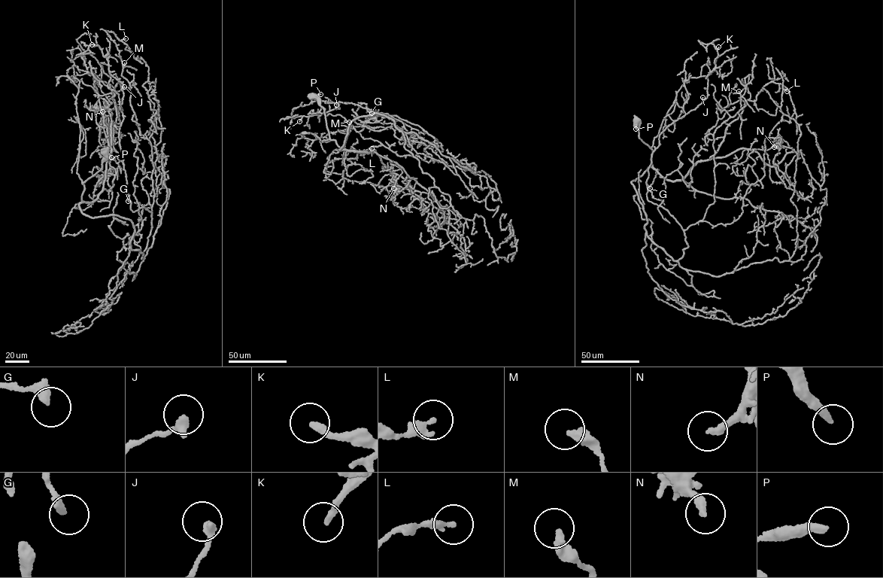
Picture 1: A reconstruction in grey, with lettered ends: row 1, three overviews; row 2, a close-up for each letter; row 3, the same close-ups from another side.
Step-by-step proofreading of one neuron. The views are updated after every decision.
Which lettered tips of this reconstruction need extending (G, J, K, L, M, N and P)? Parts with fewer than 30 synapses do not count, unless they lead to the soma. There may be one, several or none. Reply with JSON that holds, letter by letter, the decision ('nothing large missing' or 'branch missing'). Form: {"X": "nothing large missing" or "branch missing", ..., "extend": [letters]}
{"G": "nothing large missing", "J": "nothing large missing", "K": "nothing large missing", "L": "nothing large missing", "M": "nothing large missing", "N": "nothing large missing", "P": "nothing large missing", "extend": []}

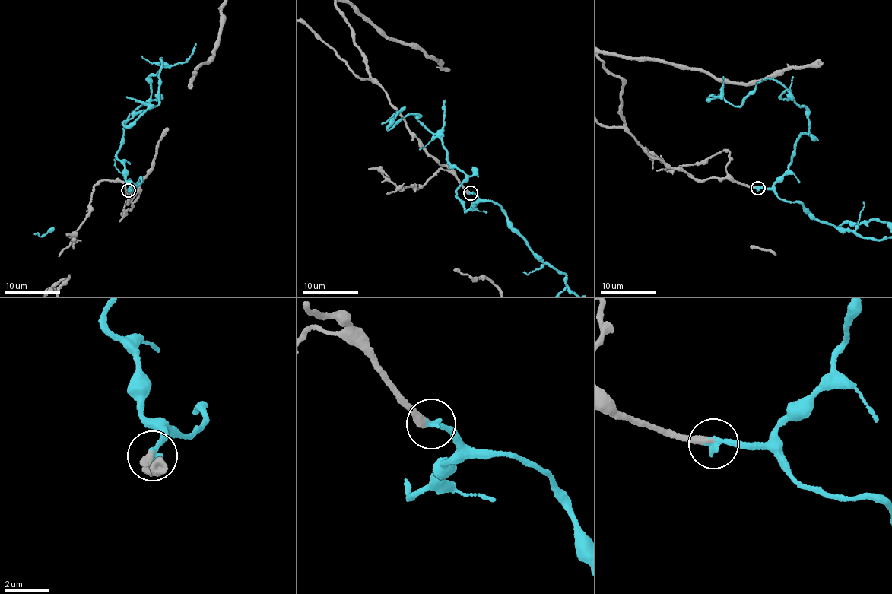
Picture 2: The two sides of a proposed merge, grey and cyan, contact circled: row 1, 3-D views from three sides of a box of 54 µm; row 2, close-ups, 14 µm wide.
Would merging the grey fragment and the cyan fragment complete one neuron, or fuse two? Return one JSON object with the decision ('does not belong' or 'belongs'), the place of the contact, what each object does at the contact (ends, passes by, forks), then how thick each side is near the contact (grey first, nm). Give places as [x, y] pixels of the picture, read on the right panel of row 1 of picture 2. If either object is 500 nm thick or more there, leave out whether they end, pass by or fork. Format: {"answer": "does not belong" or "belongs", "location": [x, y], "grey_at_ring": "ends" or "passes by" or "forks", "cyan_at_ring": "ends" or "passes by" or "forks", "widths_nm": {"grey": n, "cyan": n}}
{"answer": "belongs", "location": [757, 188], "grey_at_ring": "ends", "cyan_at_ring": "ends", "widths_nm": {"grey": 360, "cyan": 260}}

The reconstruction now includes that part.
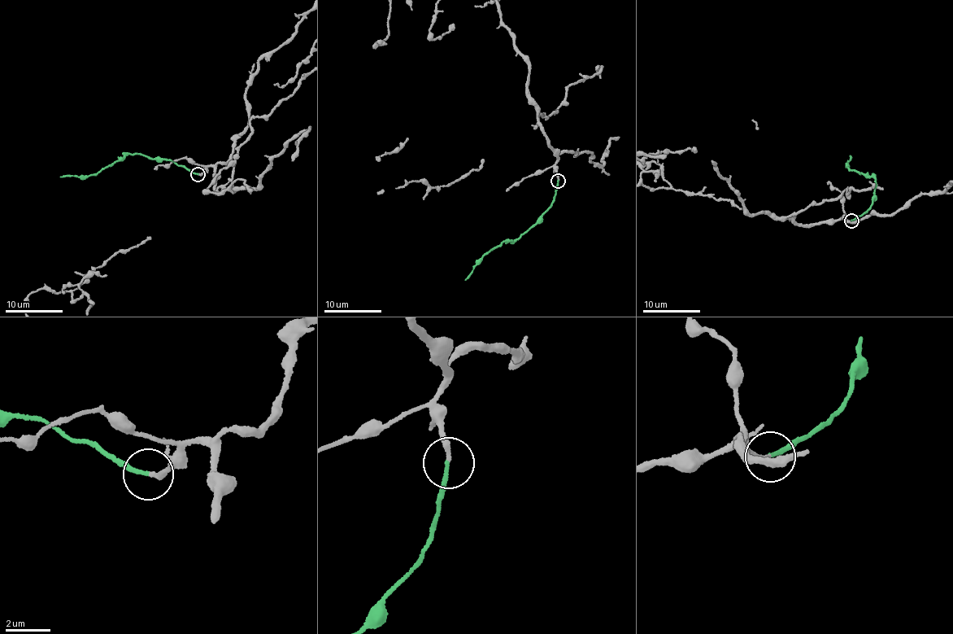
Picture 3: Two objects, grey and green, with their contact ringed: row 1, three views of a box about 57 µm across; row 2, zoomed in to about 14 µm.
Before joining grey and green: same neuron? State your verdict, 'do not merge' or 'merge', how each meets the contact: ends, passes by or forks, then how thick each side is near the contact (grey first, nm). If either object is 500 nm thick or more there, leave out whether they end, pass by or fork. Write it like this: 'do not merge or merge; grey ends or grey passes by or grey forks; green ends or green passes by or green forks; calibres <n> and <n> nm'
merge; grey ends; green ends; calibres 190 and 160 nm

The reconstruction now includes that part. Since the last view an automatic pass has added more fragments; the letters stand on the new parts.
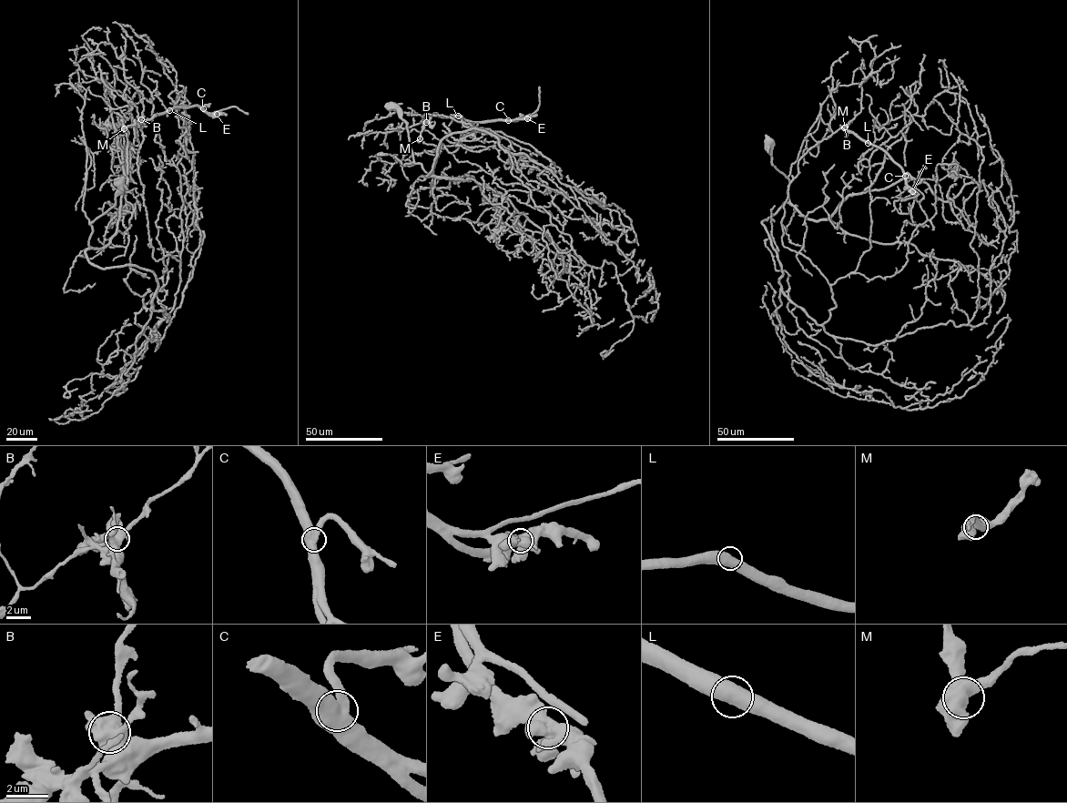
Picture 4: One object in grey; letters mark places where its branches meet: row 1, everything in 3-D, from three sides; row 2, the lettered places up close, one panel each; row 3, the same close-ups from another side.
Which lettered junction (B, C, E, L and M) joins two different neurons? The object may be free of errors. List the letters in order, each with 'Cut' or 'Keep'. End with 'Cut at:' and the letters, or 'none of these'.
B: Cut
C: Keep
E: Keep
L: Keep
M: Keep
Cut at: B

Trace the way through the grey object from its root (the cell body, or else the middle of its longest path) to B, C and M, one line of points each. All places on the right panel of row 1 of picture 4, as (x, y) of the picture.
B: (767, 139), (789, 181), (762, 223), (779, 284), (820, 325), (830, 285), (781, 222), (800, 157), (845, 127)
C: (767, 139), (789, 202), (762, 223), (818, 325), (830, 285), (781, 240), (798, 161), (842, 127), (905, 176)
M: (767, 139), (789, 181), (762, 223), (779, 284), (820, 325), (830, 285), (781, 222), (800, 157), (844, 127)

